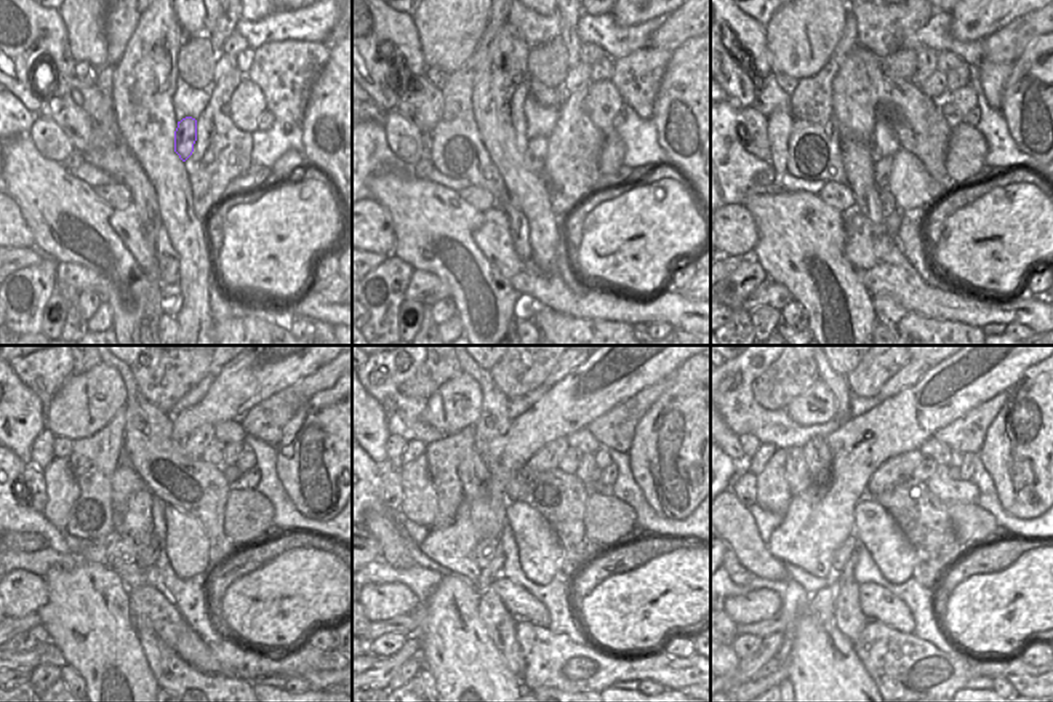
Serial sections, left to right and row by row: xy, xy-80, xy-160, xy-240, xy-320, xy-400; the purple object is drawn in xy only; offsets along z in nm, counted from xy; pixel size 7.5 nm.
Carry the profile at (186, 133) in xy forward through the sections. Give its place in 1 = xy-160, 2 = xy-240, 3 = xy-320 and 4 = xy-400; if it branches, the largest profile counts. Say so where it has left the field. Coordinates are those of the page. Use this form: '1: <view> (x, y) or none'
1: xy-160 (882, 168)
2: xy-240 (146, 558)
3: xy-320 (492, 571)
4: xy-400 (820, 606)

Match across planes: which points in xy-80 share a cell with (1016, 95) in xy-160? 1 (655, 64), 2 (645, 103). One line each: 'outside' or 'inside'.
1: outside
2: outside

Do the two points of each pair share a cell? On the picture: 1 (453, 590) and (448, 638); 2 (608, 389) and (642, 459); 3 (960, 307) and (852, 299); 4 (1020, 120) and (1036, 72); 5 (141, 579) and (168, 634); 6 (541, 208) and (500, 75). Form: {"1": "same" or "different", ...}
{"1": "same", "2": "different", "3": "different", "4": "same", "5": "different", "6": "same"}

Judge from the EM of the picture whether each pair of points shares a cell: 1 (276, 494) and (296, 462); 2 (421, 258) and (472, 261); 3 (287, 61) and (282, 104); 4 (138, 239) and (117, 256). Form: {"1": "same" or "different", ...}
{"1": "different", "2": "same", "3": "same", "4": "different"}

